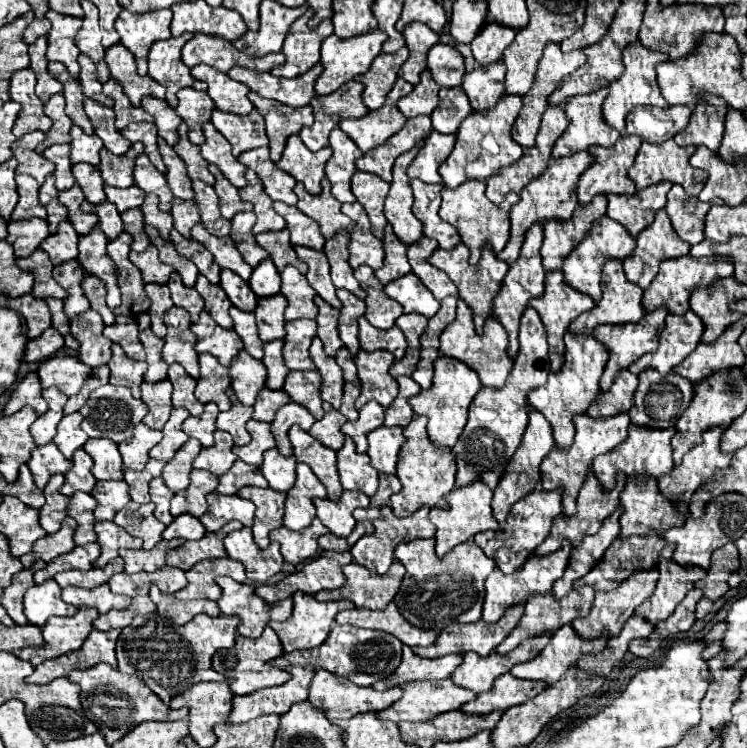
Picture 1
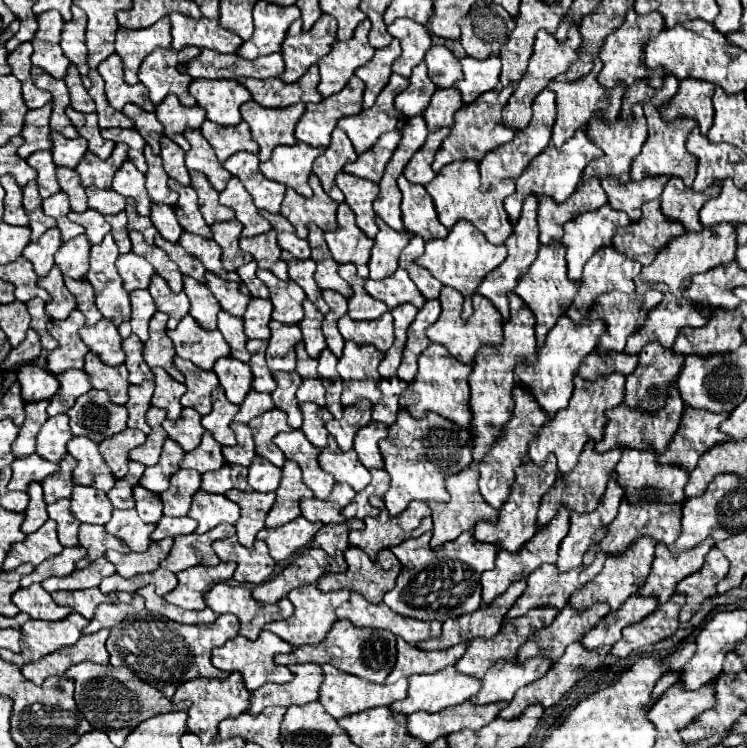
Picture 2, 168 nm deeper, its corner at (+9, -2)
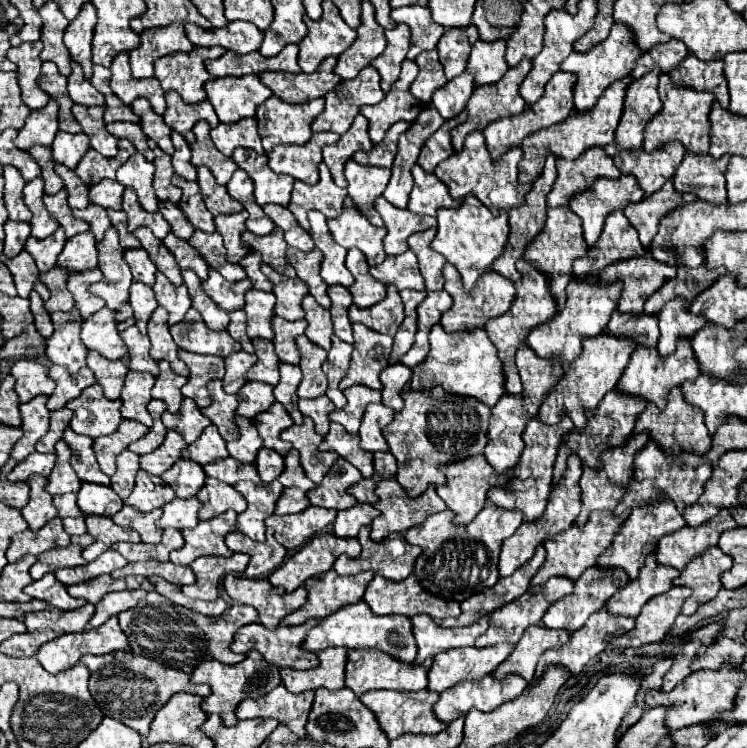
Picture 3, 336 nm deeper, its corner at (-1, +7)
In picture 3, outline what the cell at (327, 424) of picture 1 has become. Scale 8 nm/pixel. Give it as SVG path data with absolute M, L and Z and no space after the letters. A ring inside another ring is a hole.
M320 396L320 398L312 398L312 400L300 400L298 402L298 410L304 414L304 416L310 416L316 424L316 432L320 436L326 436L328 434L328 424L330 424L330 418L328 414L334 410L334 404L330 402L330 398L326 396Z

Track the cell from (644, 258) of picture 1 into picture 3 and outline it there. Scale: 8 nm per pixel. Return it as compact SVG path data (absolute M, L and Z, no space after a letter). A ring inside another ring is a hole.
M668 180L658 192L644 196L636 204L628 204L624 208L624 214L630 220L630 224L638 230L640 242L644 246L648 246L652 242L654 234L658 232L658 222L664 218L664 214L668 214L674 206L682 206L682 204L694 202L694 200L696 200L694 194L682 194L682 192L674 190L672 180Z

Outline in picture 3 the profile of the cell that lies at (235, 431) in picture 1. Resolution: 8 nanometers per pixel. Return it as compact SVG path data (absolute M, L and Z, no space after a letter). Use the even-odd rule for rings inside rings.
M212 380L208 384L208 390L210 390L210 396L212 396L212 404L202 408L202 414L218 428L220 436L230 442L230 440L236 440L238 438L238 426L234 422L234 416L236 416L236 406L238 406L238 400L236 396L230 396L222 390L222 382L220 380Z

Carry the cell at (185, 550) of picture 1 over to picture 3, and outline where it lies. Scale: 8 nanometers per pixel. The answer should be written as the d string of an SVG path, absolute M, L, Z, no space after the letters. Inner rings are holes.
M226 510L220 516L198 522L196 528L184 528L184 546L170 554L170 560L180 566L188 566L198 556L230 556L232 552L224 544L224 536L236 530L236 512Z

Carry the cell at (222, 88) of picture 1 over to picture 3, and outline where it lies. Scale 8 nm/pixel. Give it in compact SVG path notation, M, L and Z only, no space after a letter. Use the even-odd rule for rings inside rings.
M252 74L242 78L210 80L204 88L220 122L224 124L234 124L240 118L256 116L256 108L272 96L272 90Z

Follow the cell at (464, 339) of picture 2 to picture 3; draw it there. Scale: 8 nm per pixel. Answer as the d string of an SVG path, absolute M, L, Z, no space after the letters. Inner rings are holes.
M446 264L444 266L444 290L452 296L454 304L450 306L450 310L446 310L442 314L442 328L446 332L462 332L462 330L472 330L472 328L480 328L484 326L484 322L488 318L494 318L494 316L502 316L502 312L506 312L514 300L514 294L516 294L516 284L504 276L500 276L498 272L490 270L490 272L484 272L480 278L478 278L478 284L466 292L464 286L462 286L462 280L460 280L460 274L458 270L452 266L452 264Z

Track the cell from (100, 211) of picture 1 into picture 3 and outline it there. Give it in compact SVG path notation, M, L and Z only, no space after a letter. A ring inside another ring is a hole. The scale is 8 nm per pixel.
M88 204L88 208L84 210L72 210L74 218L86 220L90 224L90 232L94 234L94 238L100 242L102 234L110 228L110 218L106 214L106 208L98 206L98 204Z

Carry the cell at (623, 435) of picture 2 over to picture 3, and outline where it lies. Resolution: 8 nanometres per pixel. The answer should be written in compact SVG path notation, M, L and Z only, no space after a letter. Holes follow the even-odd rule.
M680 338L676 350L666 356L664 360L660 358L660 352L658 348L648 348L648 346L638 346L632 356L630 356L630 362L618 382L618 390L626 392L626 394L634 394L634 396L642 396L646 398L648 402L658 402L658 406L662 406L664 398L666 398L666 392L670 392L670 388L674 386L680 386L684 380L690 380L690 378L698 378L700 374L700 368L698 368L698 362L694 358L694 350L692 350L692 344L690 344L690 338Z

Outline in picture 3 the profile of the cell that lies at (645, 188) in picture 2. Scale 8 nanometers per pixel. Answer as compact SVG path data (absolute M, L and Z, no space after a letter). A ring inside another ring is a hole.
M670 142L668 146L660 146L652 152L646 152L644 148L622 150L612 158L622 174L634 174L644 192L652 194L654 190L658 190L658 186L672 178L682 156L684 146L680 142Z

